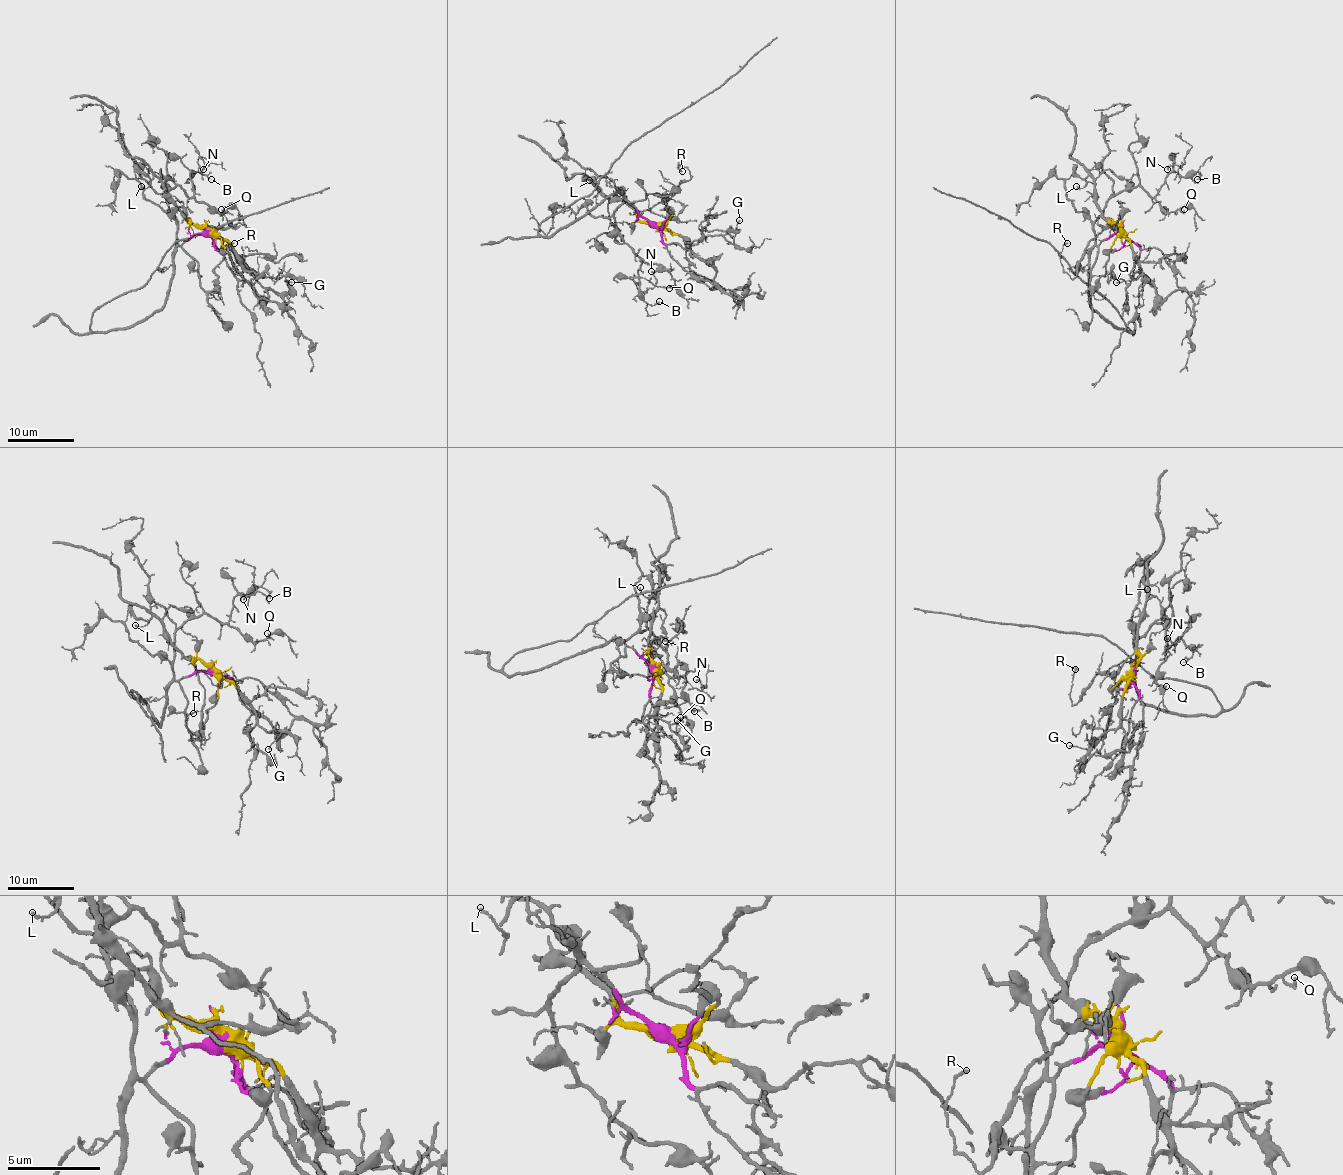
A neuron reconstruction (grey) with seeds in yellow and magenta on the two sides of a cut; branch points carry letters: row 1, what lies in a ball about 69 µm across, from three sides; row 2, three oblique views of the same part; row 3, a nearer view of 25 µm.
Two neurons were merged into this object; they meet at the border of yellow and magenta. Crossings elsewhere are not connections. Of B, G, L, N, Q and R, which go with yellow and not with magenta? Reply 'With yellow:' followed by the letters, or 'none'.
With yellow: G, L, R

